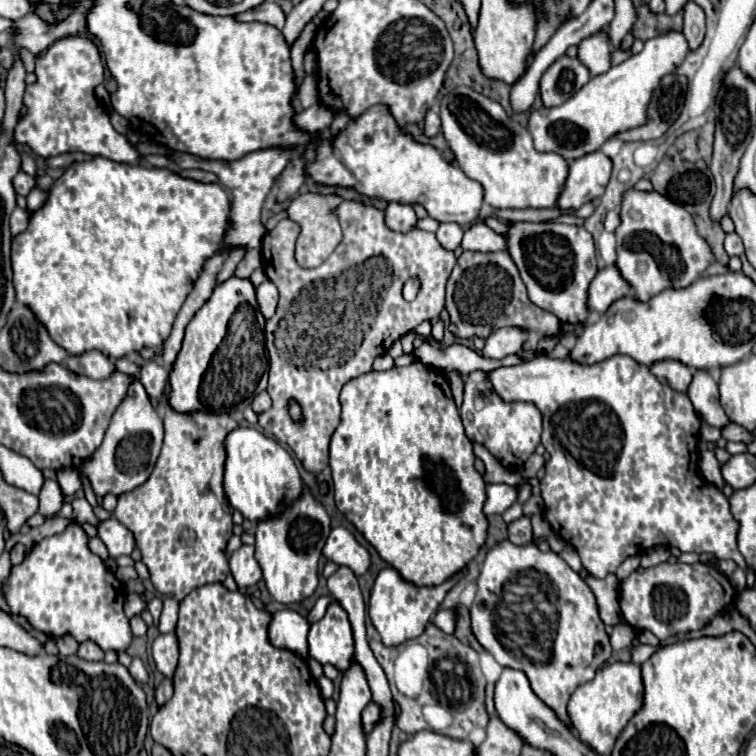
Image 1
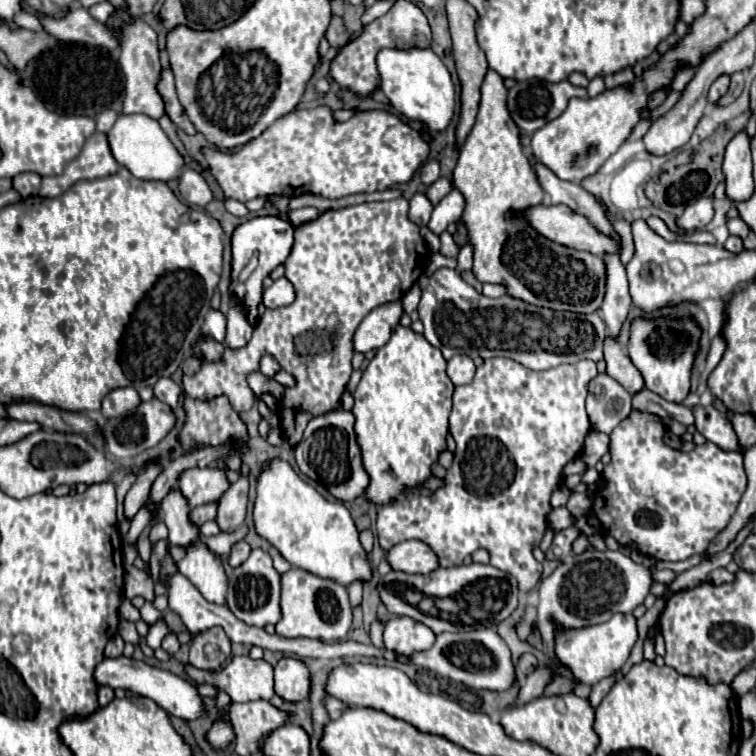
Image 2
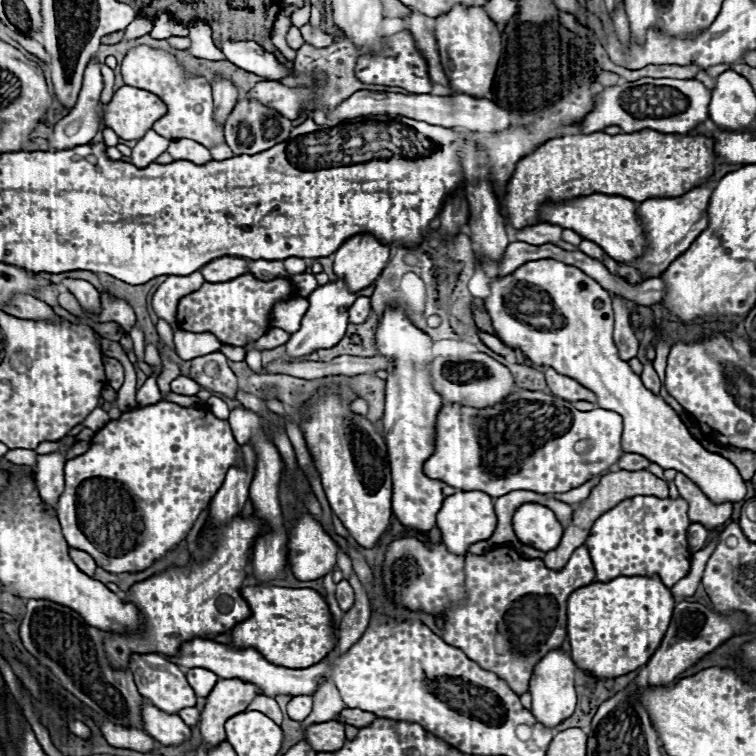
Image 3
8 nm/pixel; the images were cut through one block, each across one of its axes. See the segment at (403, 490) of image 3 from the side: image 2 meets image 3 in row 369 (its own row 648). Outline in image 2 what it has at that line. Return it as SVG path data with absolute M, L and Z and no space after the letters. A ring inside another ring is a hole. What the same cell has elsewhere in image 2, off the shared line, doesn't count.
M408 616L392 618L386 622L386 628L384 628L384 646L402 656L432 648L434 638L436 634L428 626Z

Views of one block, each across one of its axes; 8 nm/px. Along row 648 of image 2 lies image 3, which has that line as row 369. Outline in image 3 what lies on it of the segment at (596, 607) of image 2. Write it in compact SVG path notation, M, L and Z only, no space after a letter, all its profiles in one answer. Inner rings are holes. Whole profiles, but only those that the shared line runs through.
M546 368L546 384L552 390L554 396L564 398L568 402L576 402L576 400L588 400L588 402L596 402L596 396L586 390L582 384L578 384L576 380L558 374L552 368Z

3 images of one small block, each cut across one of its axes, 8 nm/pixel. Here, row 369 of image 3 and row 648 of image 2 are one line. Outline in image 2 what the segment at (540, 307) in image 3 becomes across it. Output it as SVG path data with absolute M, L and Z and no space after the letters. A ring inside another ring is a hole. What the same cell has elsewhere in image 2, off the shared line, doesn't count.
M616 614L608 622L594 624L588 628L558 628L554 638L554 652L558 662L568 668L578 682L594 686L602 678L622 668L636 642L636 636L636 618L632 614Z

